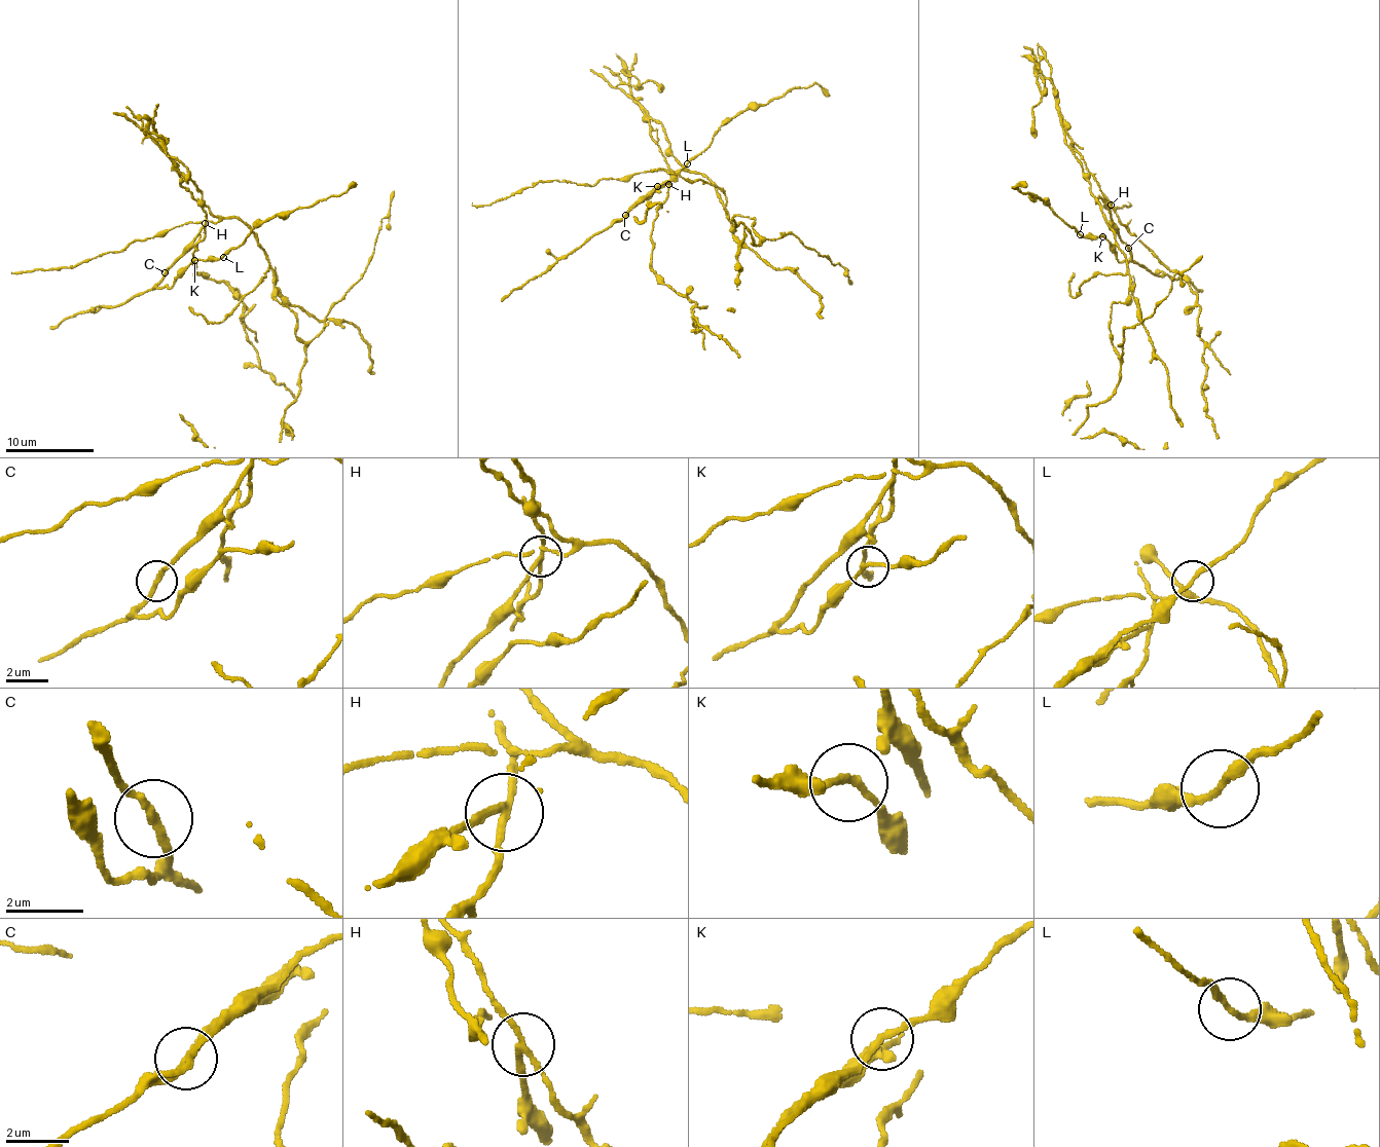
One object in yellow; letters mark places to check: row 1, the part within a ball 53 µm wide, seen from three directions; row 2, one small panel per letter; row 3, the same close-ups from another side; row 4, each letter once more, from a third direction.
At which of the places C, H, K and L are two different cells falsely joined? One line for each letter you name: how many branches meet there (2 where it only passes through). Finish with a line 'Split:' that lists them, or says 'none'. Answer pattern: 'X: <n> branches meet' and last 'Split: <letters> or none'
H: 3 branches meet
L: 2 branches meet
Split: H, L

